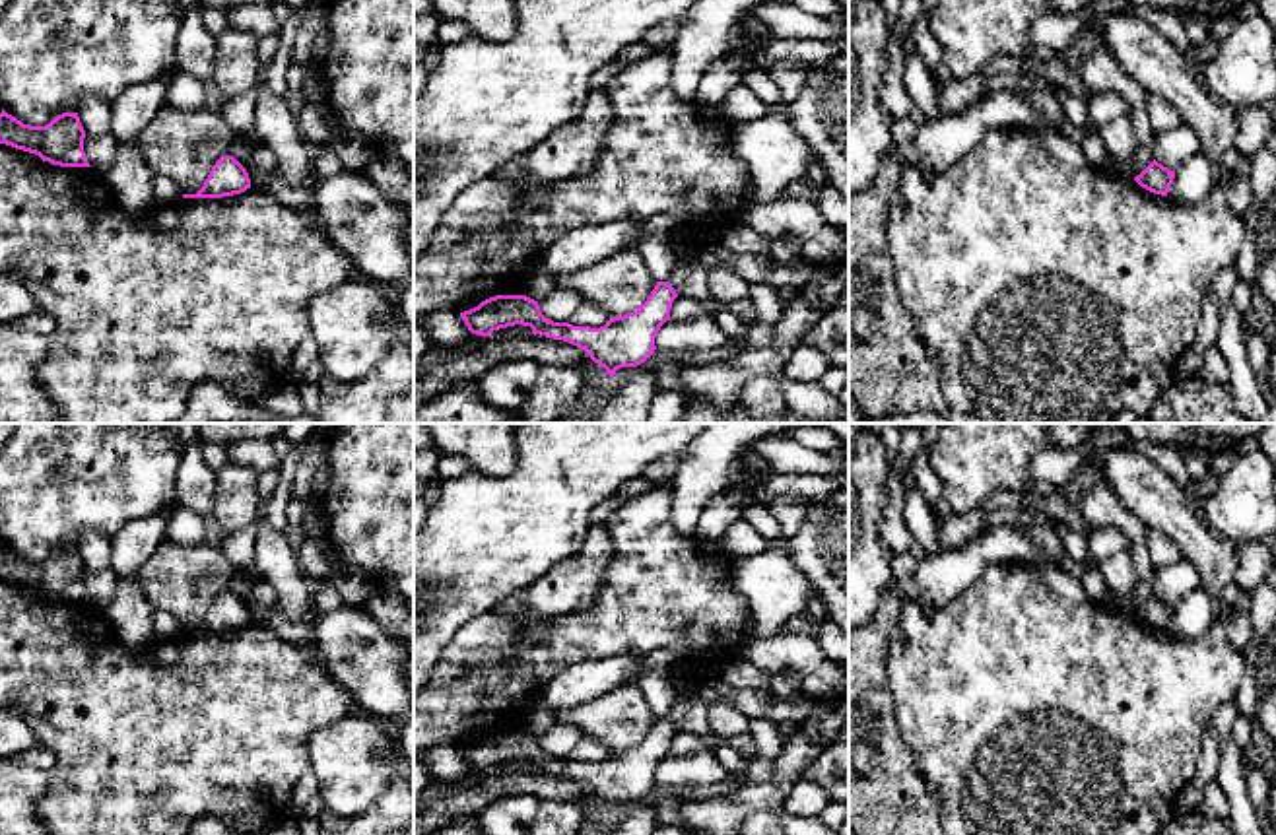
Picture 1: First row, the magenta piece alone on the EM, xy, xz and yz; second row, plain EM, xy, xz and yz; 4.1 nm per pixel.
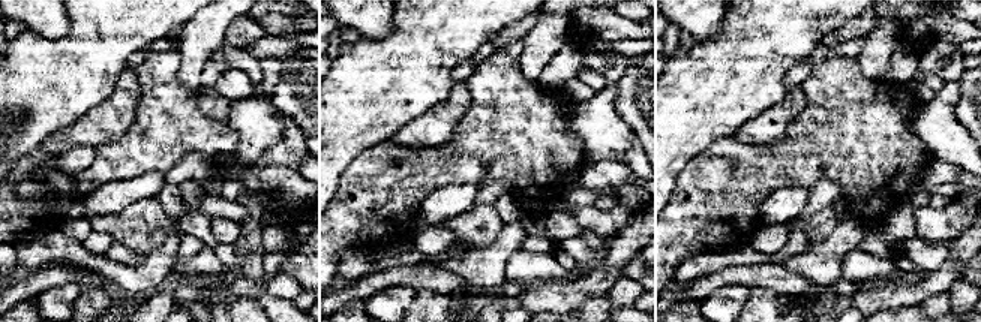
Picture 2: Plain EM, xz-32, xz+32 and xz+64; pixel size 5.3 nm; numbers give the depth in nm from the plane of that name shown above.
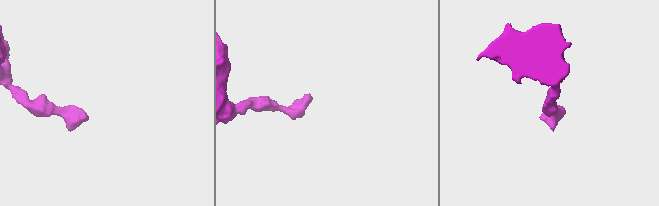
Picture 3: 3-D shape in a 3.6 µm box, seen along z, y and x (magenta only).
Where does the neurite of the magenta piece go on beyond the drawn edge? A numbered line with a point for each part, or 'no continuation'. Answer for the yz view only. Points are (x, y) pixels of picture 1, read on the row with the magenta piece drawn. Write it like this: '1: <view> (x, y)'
no continuation

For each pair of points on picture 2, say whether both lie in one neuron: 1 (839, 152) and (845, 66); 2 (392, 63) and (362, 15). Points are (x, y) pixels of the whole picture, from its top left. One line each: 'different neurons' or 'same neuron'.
1: same neuron
2: different neurons

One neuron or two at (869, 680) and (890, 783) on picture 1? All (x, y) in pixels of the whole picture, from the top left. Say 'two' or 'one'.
one

